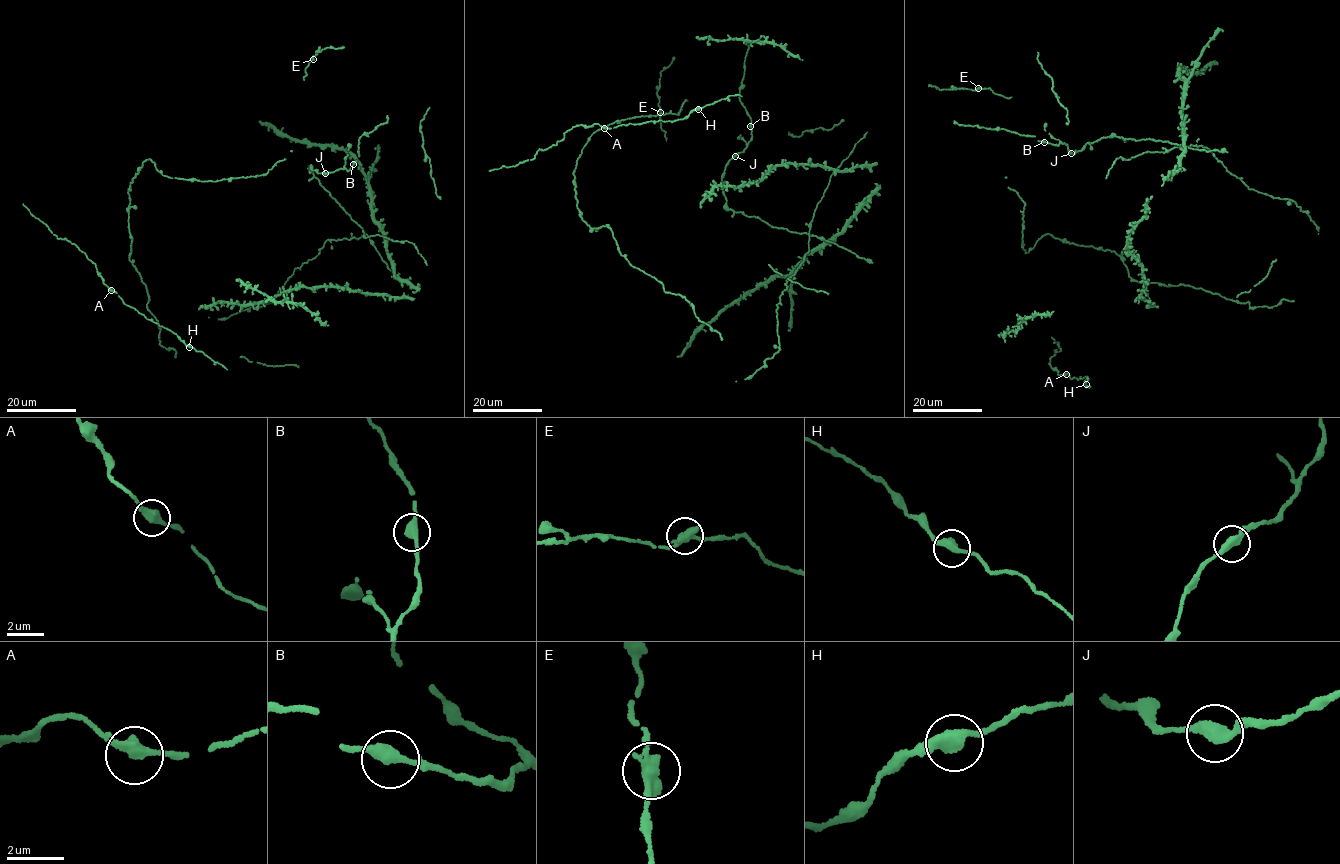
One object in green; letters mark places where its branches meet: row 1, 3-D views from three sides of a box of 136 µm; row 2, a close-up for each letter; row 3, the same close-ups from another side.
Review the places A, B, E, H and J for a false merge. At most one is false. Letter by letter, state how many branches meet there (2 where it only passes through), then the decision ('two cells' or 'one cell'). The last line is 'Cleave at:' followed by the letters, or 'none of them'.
A: 2 | one cell
B: 2 | one cell
E: 2 | one cell
H: 2 | one cell
J: 2 | one cell
Cleave at: none of them

